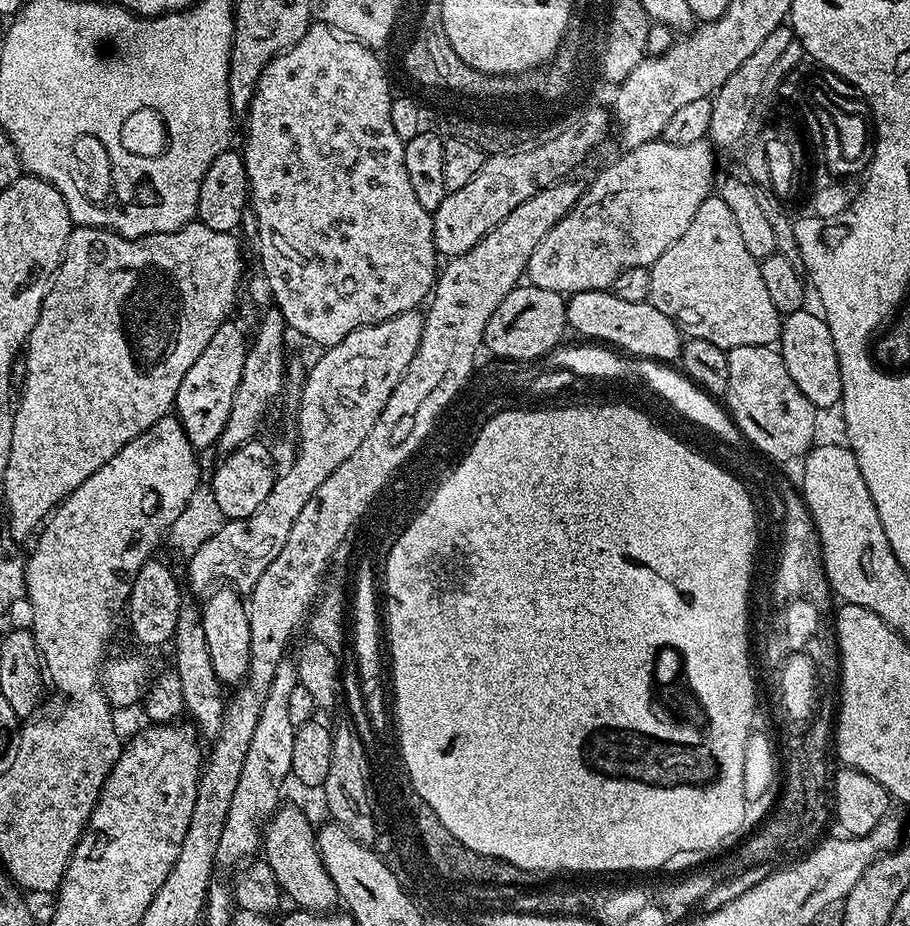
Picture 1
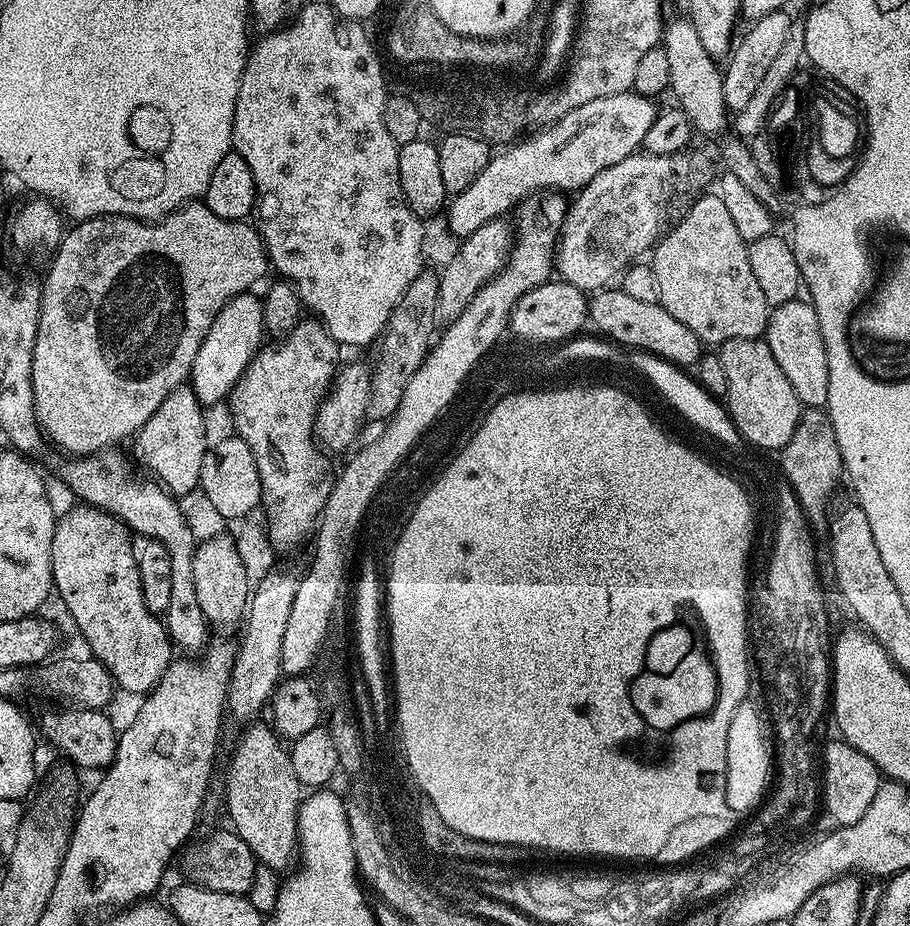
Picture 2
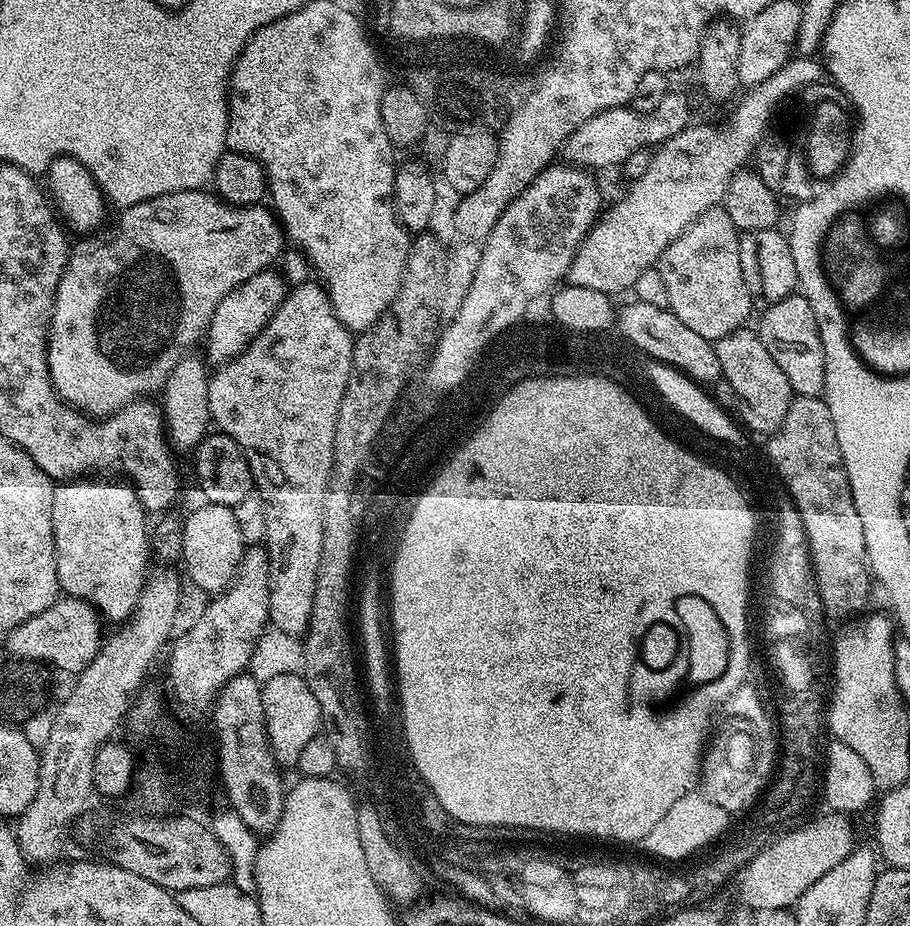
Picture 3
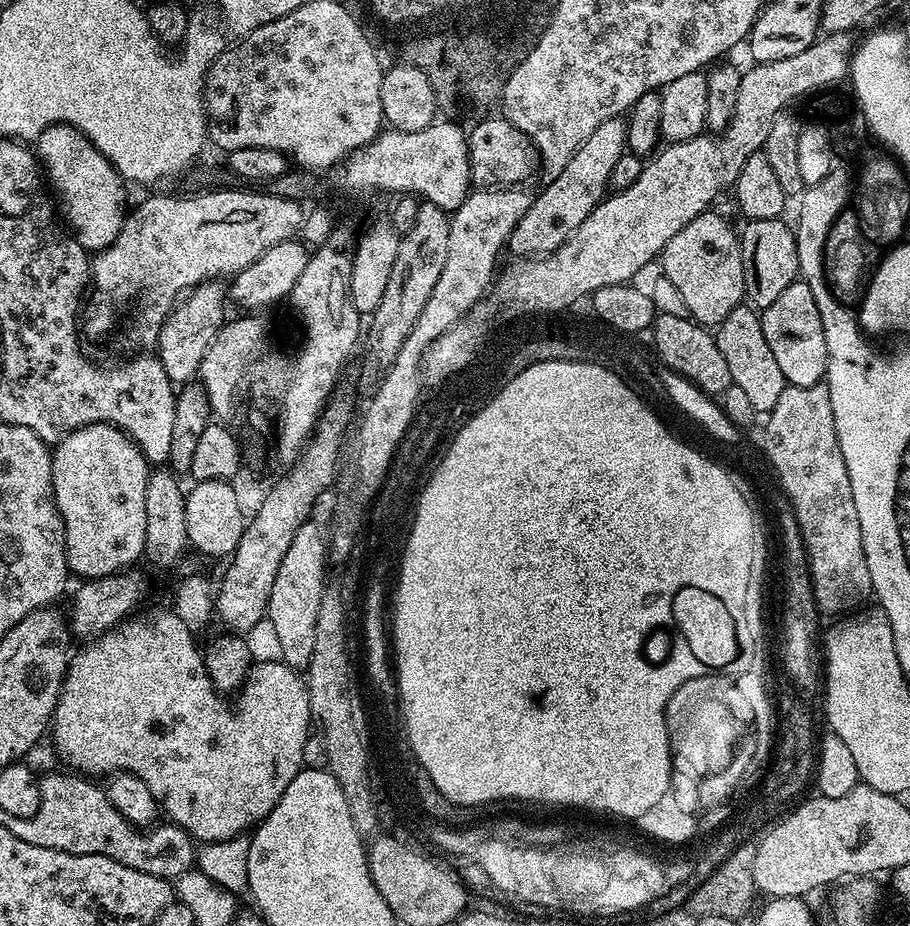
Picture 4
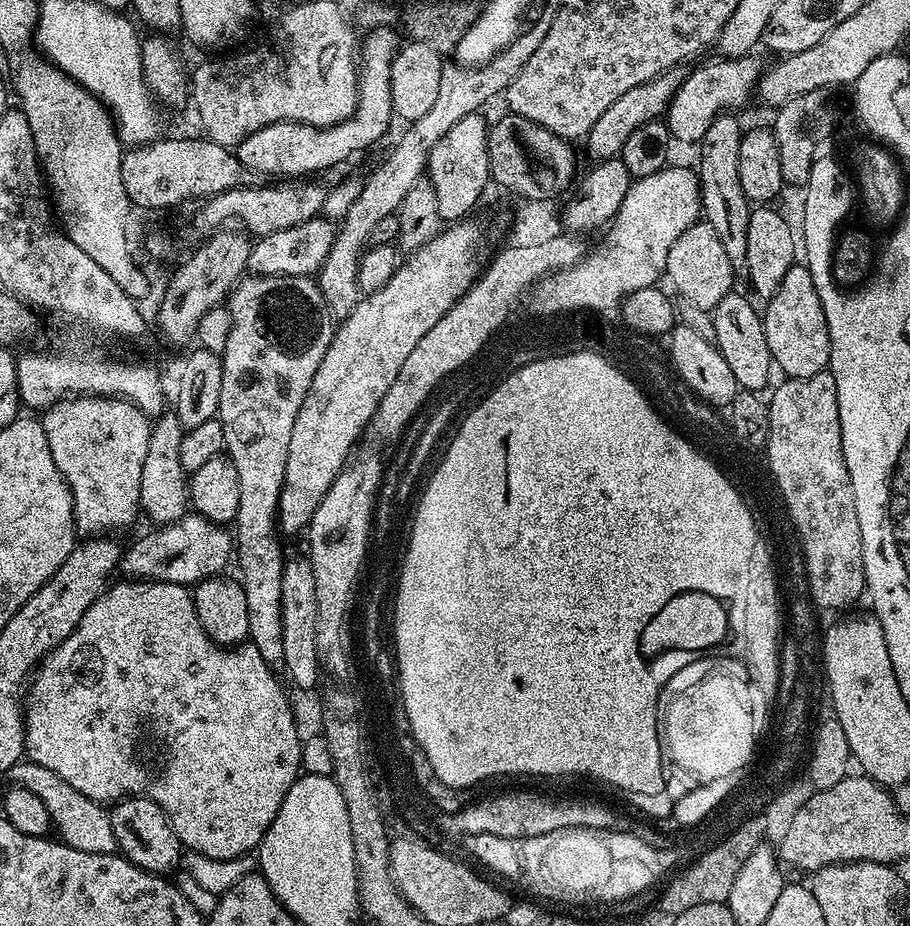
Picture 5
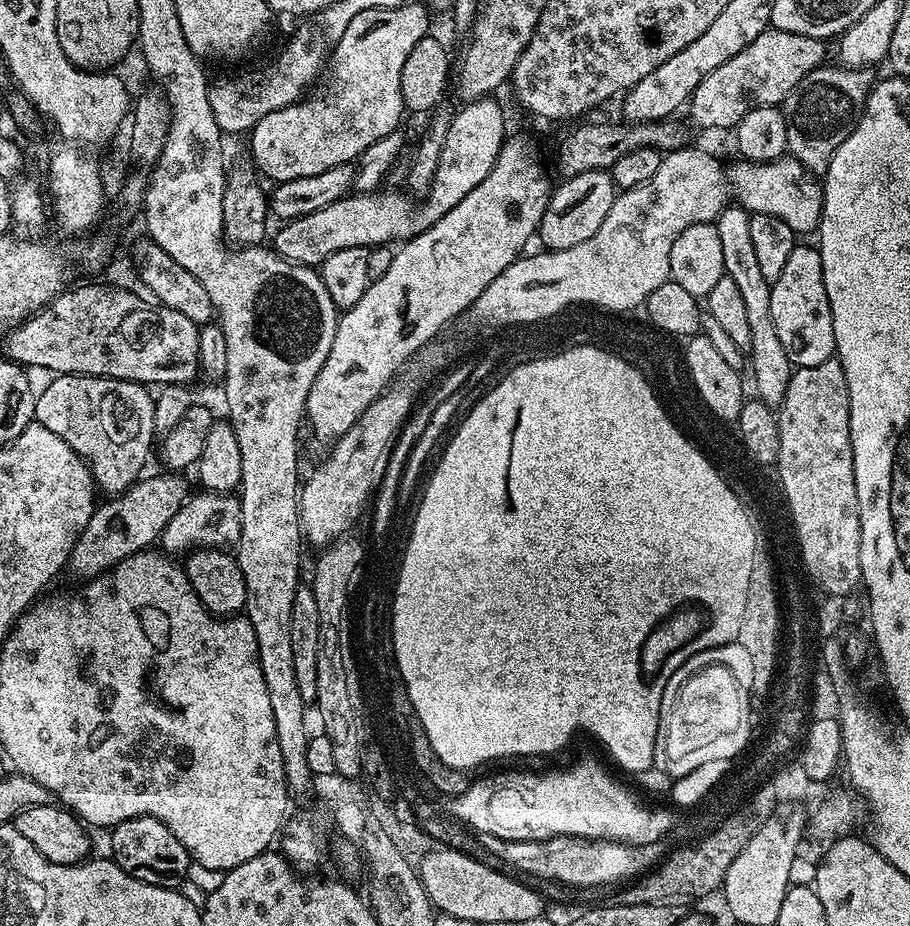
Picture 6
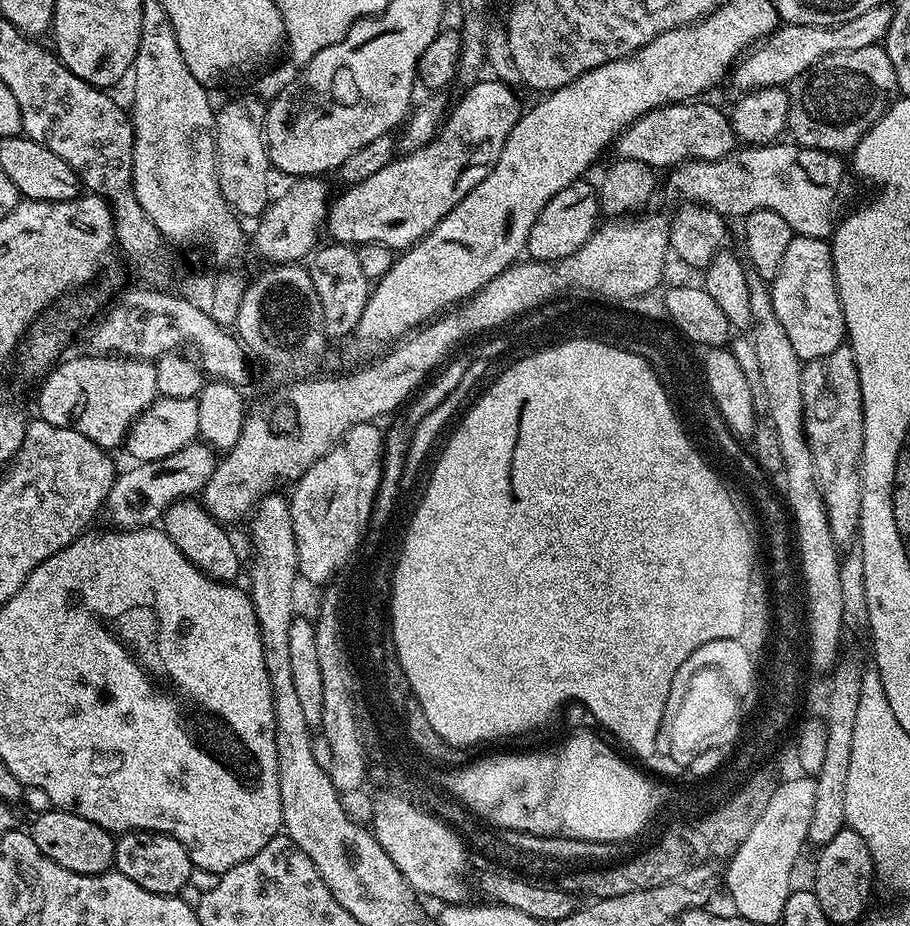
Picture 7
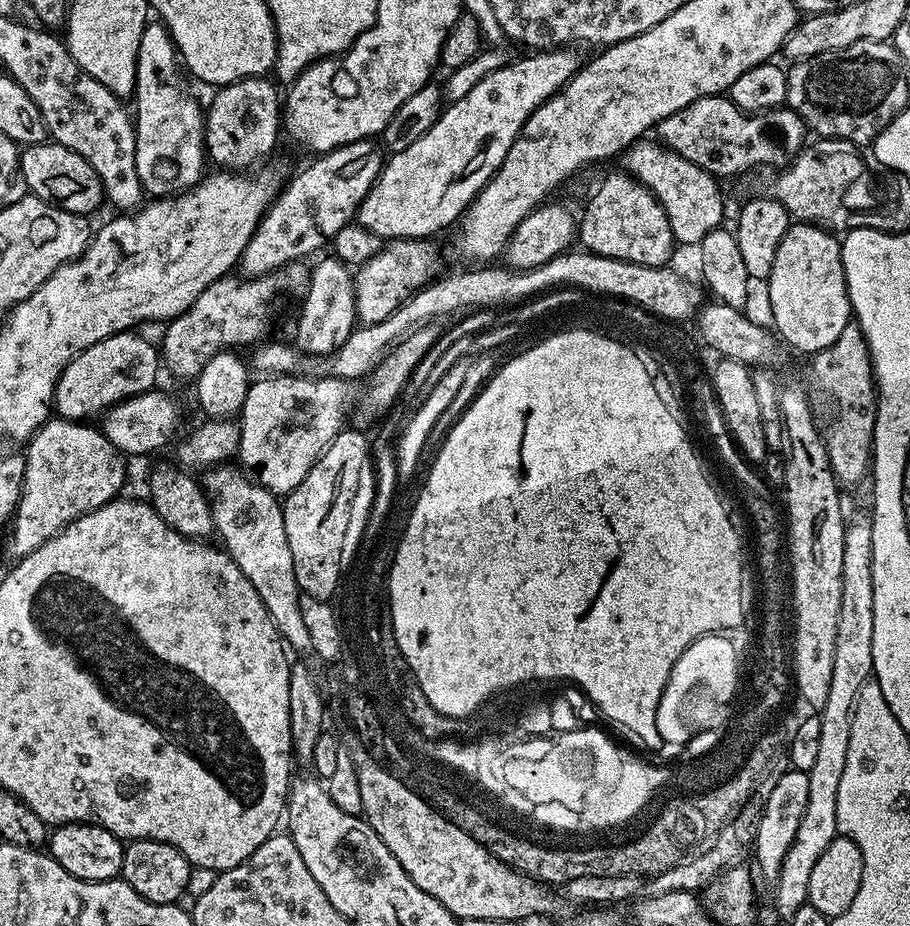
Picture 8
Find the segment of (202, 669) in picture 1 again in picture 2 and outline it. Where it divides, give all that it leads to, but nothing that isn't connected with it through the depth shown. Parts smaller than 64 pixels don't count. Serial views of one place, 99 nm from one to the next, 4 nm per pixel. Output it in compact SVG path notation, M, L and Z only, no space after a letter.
M105 450L97 452L95 456L69 459L69 464L61 470L60 476L64 479L65 486L80 499L77 501L111 512L123 520L137 537L140 535L141 538L156 540L166 548L171 563L171 597L162 613L164 626L168 629L173 645L179 651L180 648L184 651L181 653L203 653L210 640L210 625L204 619L202 606L198 603L198 590L194 590L194 558L198 541L187 525L179 499L163 484L137 471L127 455L124 457L116 451L120 450Z

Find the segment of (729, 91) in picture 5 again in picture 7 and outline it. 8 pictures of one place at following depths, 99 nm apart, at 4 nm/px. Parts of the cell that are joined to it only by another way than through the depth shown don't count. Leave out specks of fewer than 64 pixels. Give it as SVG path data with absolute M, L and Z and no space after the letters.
M882 2L877 8L866 10L866 14L858 14L858 18L850 18L850 22L842 22L834 26L781 23L772 35L765 36L733 67L730 73L730 84L732 80L733 86L740 94L753 92L756 88L779 88L791 85L792 81L798 79L806 70L810 70L810 66L814 66L823 56L850 54L850 50L862 50L862 46L880 44L885 39L887 31L890 30L892 15L893 9L889 6L887 8L887 3Z

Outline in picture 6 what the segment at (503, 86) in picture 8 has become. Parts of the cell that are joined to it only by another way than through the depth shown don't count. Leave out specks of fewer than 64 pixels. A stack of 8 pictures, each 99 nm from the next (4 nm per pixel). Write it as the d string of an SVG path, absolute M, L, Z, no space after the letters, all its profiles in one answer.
M496 98L474 100L463 107L461 112L459 109L453 115L450 134L446 134L438 174L434 174L434 186L427 197L417 203L420 204L417 208L412 208L413 197L404 190L349 194L318 210L313 216L302 216L280 226L276 232L274 251L295 264L318 266L325 256L334 254L334 250L388 246L393 243L391 240L403 242L425 232L430 225L438 222L438 218L458 206L458 202L462 202L462 198L466 198L466 194L470 194L470 190L474 190L474 186L490 174L506 139L504 112Z

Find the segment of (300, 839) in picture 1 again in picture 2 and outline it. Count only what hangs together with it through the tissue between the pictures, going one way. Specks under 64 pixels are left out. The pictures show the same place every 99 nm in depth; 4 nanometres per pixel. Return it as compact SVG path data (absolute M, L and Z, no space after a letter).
M252 722L245 727L248 729L241 734L232 752L228 781L224 784L224 798L228 802L228 816L232 819L231 831L246 842L263 867L265 864L280 872L283 868L291 869L298 860L296 835L302 785L294 775L288 748L280 748L277 733L267 723L260 723Z

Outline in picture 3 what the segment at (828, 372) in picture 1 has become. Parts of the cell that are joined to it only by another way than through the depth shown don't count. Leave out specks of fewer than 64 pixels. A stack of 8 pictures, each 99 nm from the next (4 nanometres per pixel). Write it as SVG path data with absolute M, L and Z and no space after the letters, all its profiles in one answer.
M793 294L782 298L782 302L774 302L774 306L763 309L759 316L758 331L762 346L766 346L766 351L774 357L774 362L778 362L782 374L786 374L786 382L790 382L793 393L796 396L820 396L826 382L824 351L810 302L806 302L804 296Z

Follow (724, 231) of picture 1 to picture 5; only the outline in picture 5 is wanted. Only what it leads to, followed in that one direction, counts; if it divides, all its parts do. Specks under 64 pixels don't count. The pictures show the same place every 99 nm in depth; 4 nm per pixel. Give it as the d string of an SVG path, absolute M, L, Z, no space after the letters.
M706 222L692 224L690 230L686 230L686 234L682 234L674 246L670 246L664 271L667 279L672 279L673 286L684 295L683 299L699 308L711 310L734 288L734 269L730 266L730 258L722 247L718 234L714 234L714 226Z

